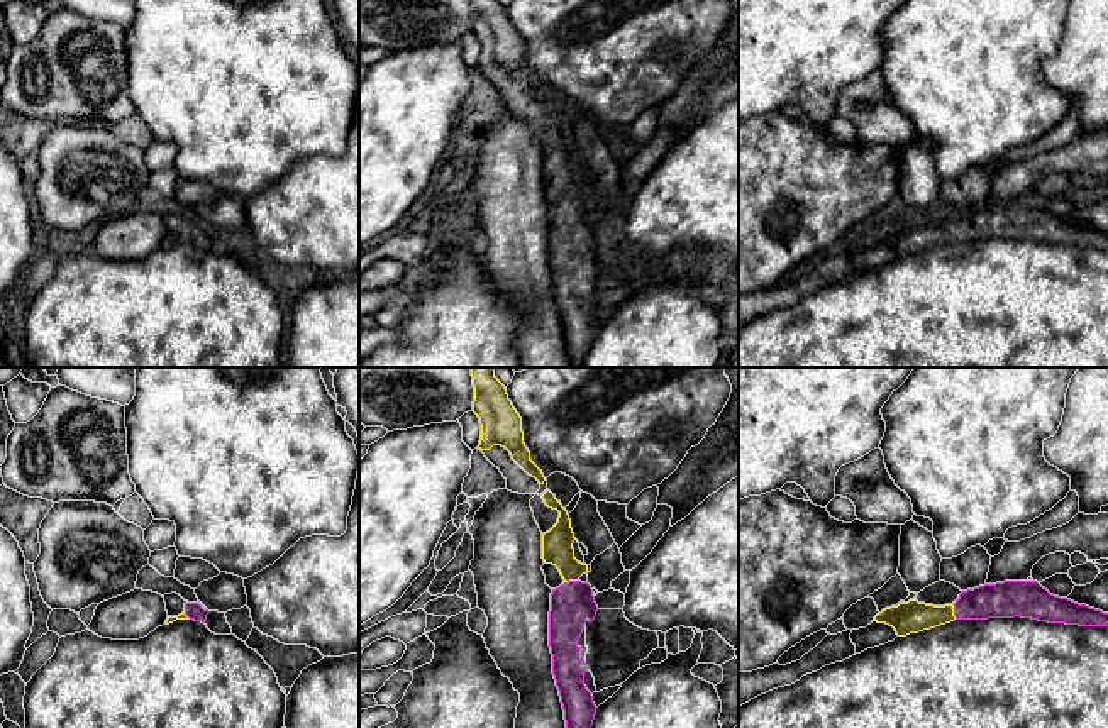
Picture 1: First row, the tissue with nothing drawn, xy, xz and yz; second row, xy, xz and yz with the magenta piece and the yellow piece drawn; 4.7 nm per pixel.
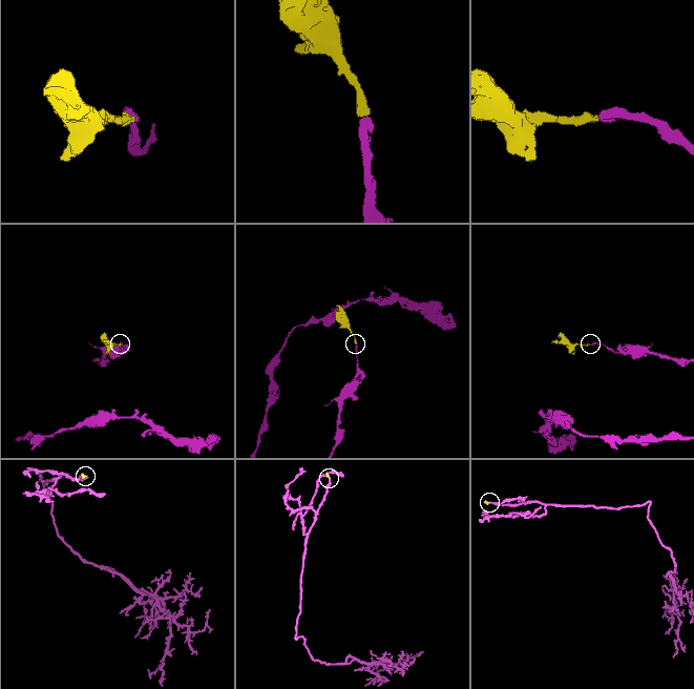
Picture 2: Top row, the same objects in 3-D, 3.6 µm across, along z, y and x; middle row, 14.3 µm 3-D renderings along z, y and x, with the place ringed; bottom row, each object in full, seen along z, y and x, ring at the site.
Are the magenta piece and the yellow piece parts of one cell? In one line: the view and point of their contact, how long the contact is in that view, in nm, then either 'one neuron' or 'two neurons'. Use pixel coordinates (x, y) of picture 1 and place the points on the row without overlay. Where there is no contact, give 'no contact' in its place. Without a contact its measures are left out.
meets magenta in xz at (570, 202); contact 70 nm long; one neuron

